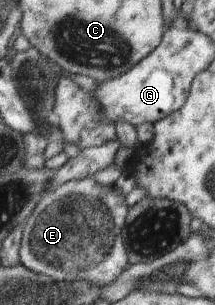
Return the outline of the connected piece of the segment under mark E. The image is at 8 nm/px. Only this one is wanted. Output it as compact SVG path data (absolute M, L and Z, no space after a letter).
M92 177L67 182L59 189L48 192L23 228L21 265L58 283L86 281L100 289L110 285L130 266L128 251L121 236L131 208L126 204L125 196L116 185L102 185Z

